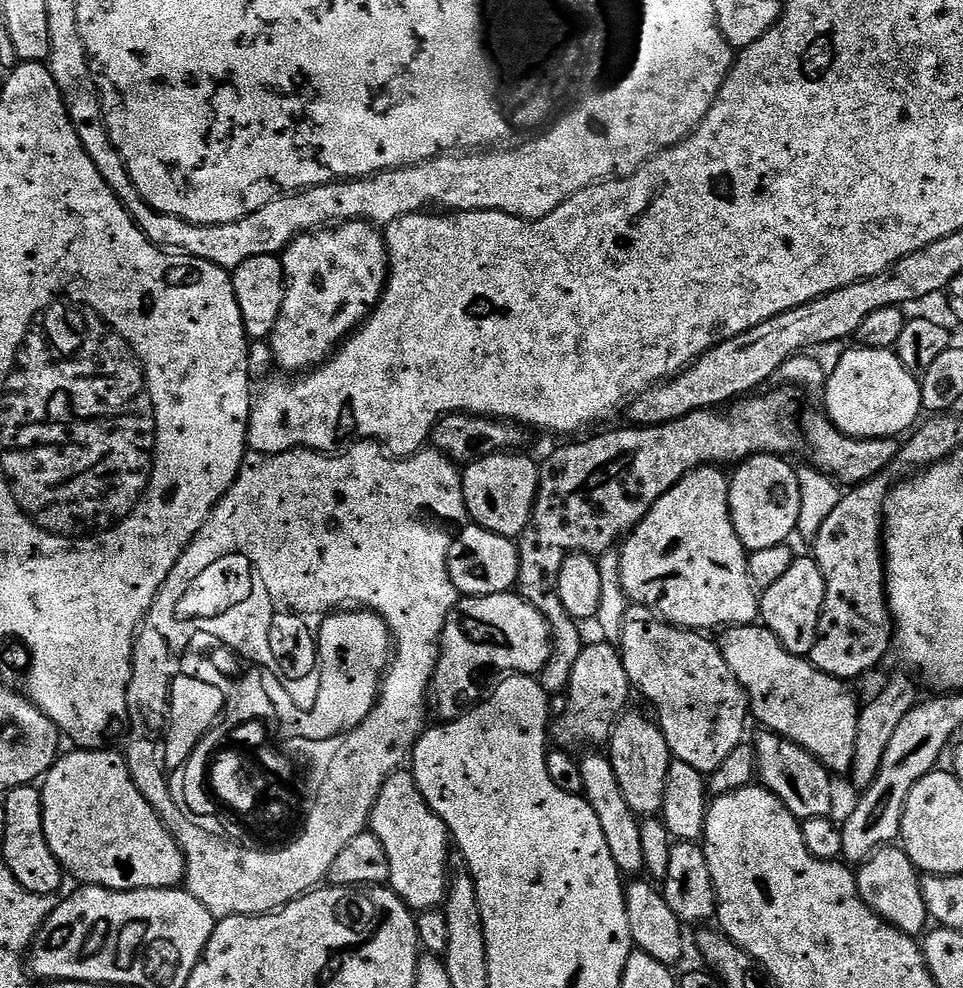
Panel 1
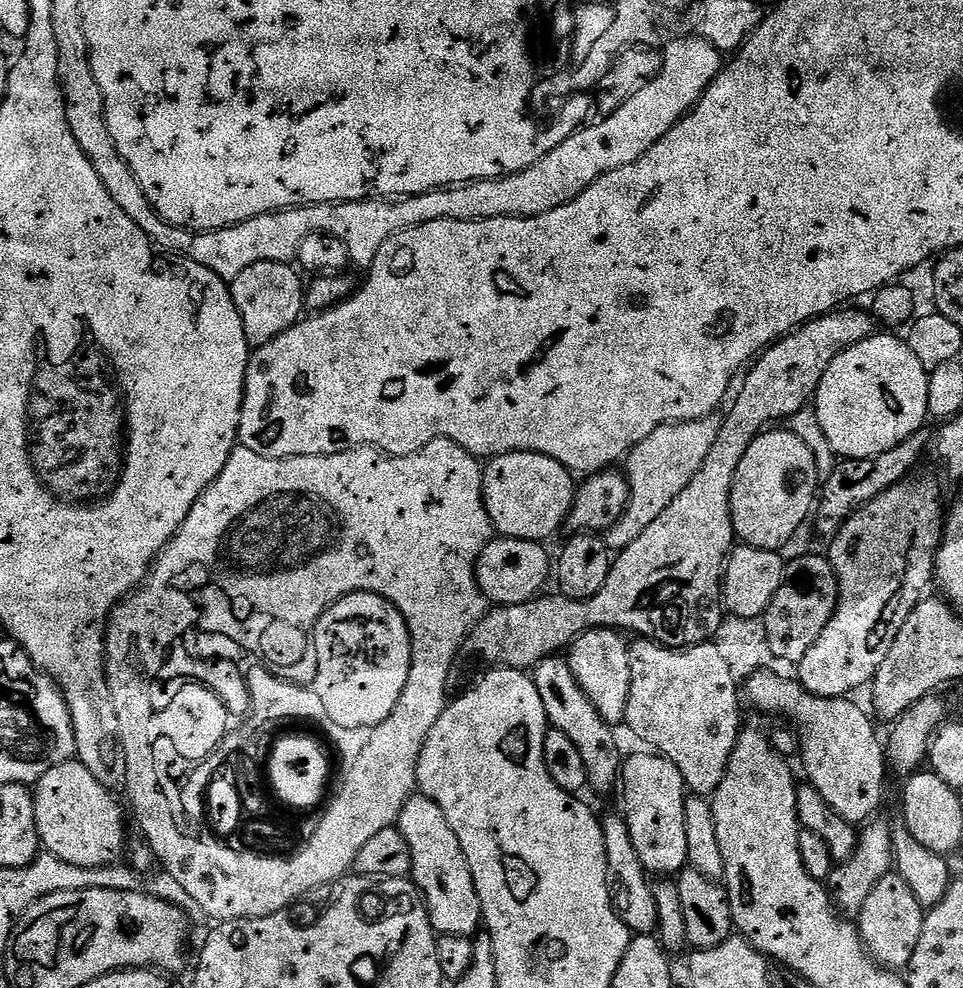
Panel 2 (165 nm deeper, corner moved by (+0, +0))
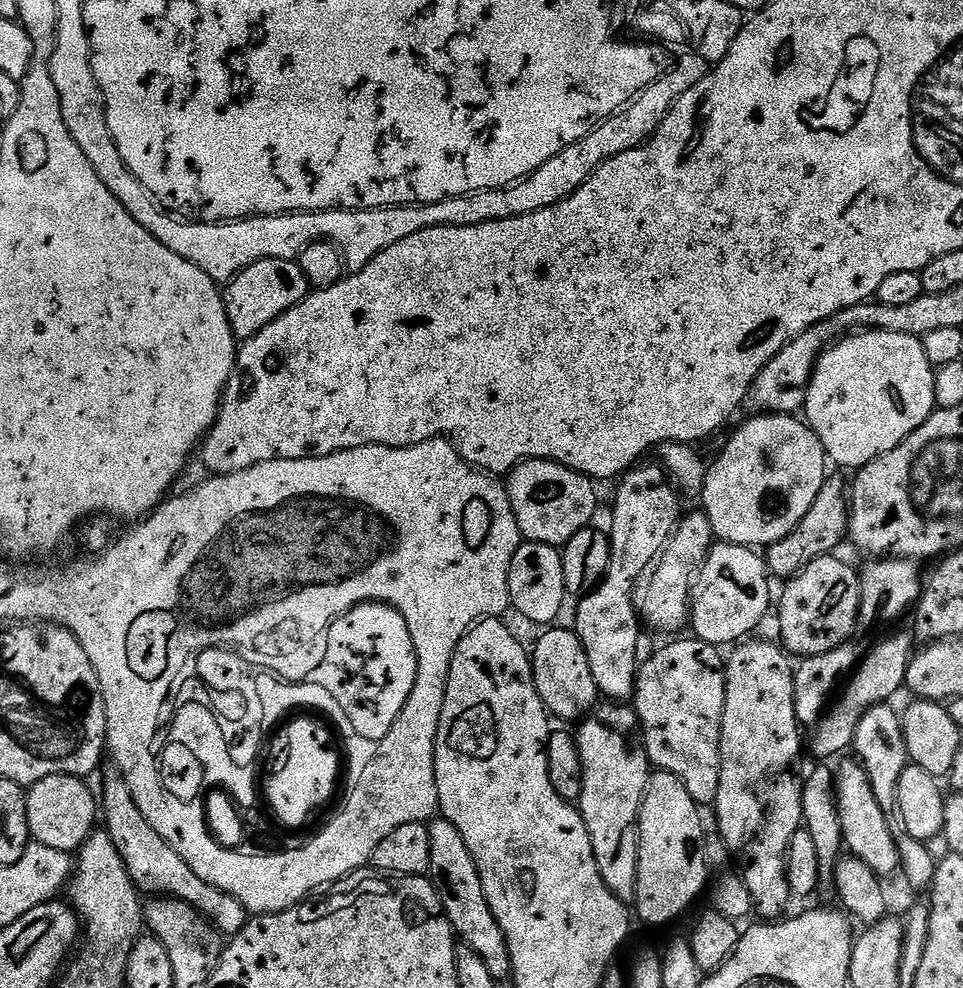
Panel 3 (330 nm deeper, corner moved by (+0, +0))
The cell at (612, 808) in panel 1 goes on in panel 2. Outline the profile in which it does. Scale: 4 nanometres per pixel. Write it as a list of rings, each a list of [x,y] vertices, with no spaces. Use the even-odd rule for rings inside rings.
[[[557,654],[546,658],[534,669],[534,679],[538,686],[538,694],[542,694],[542,702],[546,706],[549,725],[563,732],[577,746],[582,754],[583,765],[588,775],[587,787],[596,792],[608,792],[617,787],[622,776],[622,755],[616,745],[616,736],[604,716],[592,705],[587,696],[585,685],[574,678],[572,668],[563,655]]]

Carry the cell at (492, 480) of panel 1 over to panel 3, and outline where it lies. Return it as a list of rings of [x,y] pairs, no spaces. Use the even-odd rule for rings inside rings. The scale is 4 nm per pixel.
[[[524,460],[506,476],[506,487],[521,537],[534,544],[563,546],[596,516],[596,488],[589,477],[552,460]]]

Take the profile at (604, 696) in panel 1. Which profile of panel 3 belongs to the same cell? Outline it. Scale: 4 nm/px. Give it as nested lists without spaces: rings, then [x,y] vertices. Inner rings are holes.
[[[656,462],[645,468],[640,467],[625,472],[619,481],[620,489],[612,504],[608,569],[604,579],[581,599],[584,601],[576,608],[574,623],[576,636],[582,642],[590,662],[590,674],[596,683],[597,693],[601,697],[609,696],[612,702],[628,702],[636,695],[636,651],[640,648],[642,620],[634,600],[632,604],[632,591],[636,583],[638,588],[645,579],[682,519],[681,497],[664,468]]]

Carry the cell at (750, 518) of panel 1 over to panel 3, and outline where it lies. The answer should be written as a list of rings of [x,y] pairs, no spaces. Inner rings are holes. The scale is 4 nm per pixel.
[[[756,414],[751,418],[753,420],[746,421],[745,424],[729,438],[728,445],[717,454],[716,461],[714,461],[713,464],[711,462],[707,465],[705,484],[702,491],[702,499],[704,498],[702,511],[704,515],[708,517],[708,521],[712,527],[712,535],[717,541],[725,544],[743,544],[756,550],[761,546],[767,546],[778,542],[782,538],[786,538],[792,533],[794,526],[798,526],[798,522],[802,522],[806,510],[810,510],[810,506],[814,506],[814,498],[818,498],[818,490],[822,490],[822,486],[824,485],[826,479],[826,471],[824,472],[826,457],[818,434],[814,434],[814,430],[803,419],[797,418],[792,414]]]

